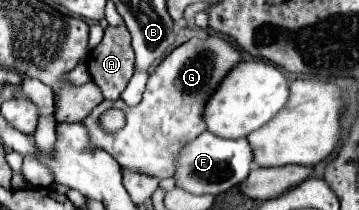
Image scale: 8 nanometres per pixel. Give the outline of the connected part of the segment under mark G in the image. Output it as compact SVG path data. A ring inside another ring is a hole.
M212 33L204 39L192 37L190 41L176 47L156 67L156 71L148 79L140 105L128 107L118 99L102 101L92 111L92 115L84 121L92 135L92 143L108 151L120 163L120 167L144 171L160 179L174 175L182 147L194 141L202 131L206 131L204 109L210 95L218 89L222 79L242 61L242 53L218 33ZM108 109L122 109L126 113L126 125L116 133L106 133L100 127L100 115Z

